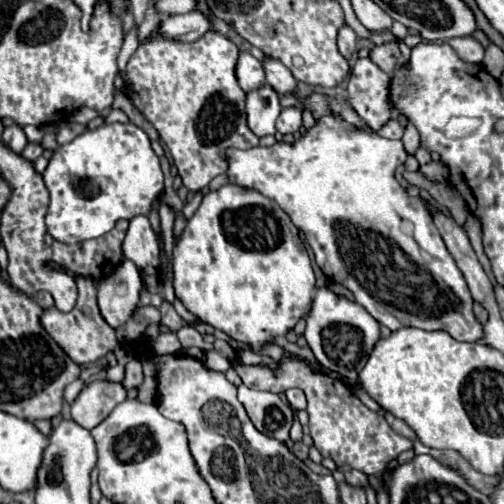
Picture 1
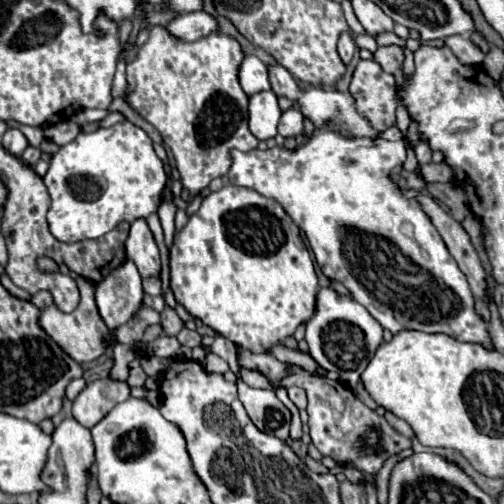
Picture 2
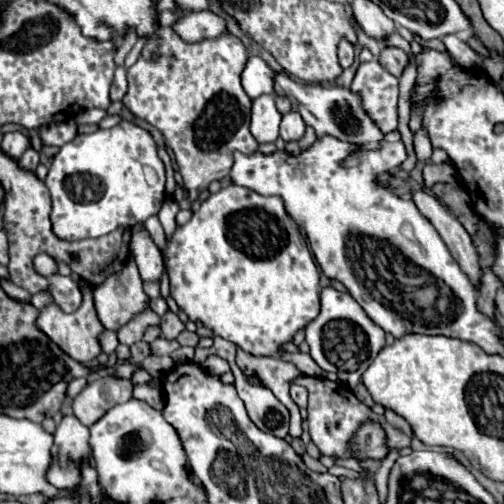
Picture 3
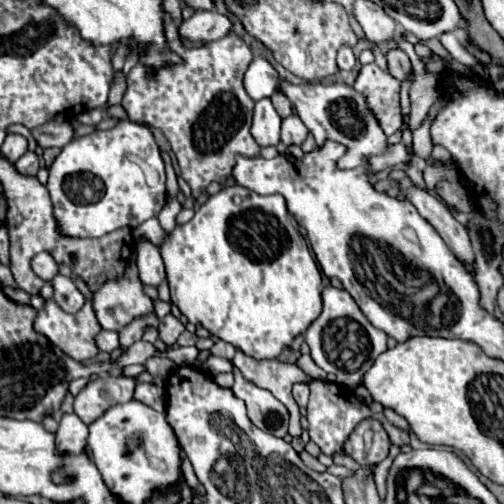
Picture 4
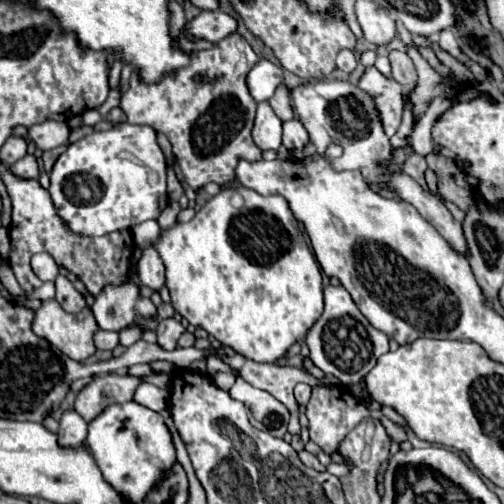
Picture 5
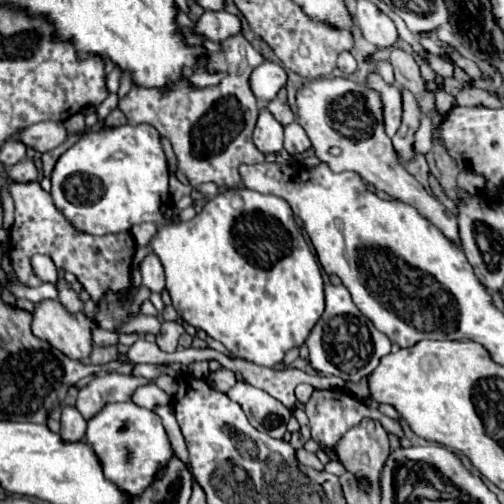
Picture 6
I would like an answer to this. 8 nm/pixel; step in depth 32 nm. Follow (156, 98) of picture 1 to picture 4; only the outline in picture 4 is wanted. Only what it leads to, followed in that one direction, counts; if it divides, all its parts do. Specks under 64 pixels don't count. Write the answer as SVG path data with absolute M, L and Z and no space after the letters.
M174 20L168 26L164 24L164 36L166 50L178 54L180 62L164 64L160 68L138 62L128 72L124 108L132 122L146 122L162 130L178 160L182 178L190 186L192 196L198 198L210 182L224 184L230 180L236 154L260 154L260 146L250 134L254 100L242 86L244 68L248 68L252 52L232 32L220 40L206 42L200 48L186 48L176 34Z

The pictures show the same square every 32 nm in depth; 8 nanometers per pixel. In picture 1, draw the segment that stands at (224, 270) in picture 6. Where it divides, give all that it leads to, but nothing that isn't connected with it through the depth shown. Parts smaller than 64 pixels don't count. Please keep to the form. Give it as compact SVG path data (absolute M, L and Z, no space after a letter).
M226 184L220 190L208 192L174 246L174 290L182 304L198 320L254 348L264 346L272 336L284 336L304 314L308 314L314 284L316 278L308 252L290 216L260 192L236 184Z

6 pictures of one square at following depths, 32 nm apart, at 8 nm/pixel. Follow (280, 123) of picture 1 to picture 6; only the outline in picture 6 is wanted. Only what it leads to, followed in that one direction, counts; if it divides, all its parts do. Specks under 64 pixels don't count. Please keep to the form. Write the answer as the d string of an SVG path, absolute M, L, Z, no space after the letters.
M290 122L284 126L284 148L290 156L300 154L310 148L310 140L306 136L306 130L298 122Z

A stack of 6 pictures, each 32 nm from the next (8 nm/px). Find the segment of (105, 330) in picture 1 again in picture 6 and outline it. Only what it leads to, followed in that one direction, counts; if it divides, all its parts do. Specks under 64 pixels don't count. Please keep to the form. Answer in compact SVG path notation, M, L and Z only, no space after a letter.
M42 300L34 310L32 332L50 342L72 360L84 360L92 352L92 330L96 328L84 312L70 314L58 300Z

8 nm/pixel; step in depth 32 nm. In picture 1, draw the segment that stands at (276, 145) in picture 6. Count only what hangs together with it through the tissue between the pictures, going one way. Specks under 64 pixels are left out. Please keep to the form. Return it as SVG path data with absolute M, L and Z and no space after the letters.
M264 84L256 90L246 92L246 116L248 116L248 126L256 136L268 136L274 134L276 128L276 116L280 114L280 102L278 94L272 86Z

